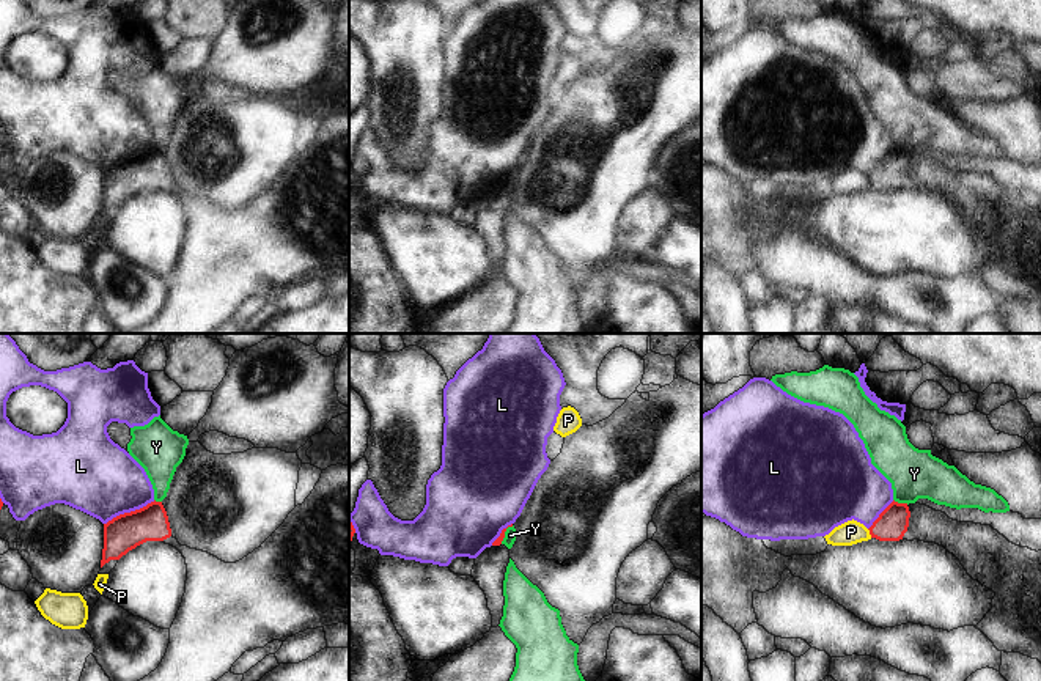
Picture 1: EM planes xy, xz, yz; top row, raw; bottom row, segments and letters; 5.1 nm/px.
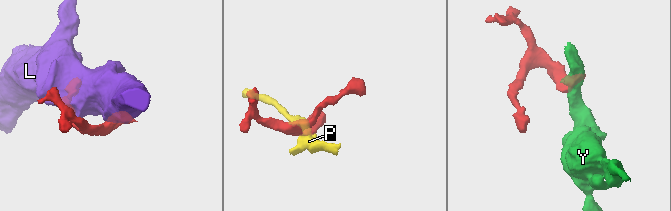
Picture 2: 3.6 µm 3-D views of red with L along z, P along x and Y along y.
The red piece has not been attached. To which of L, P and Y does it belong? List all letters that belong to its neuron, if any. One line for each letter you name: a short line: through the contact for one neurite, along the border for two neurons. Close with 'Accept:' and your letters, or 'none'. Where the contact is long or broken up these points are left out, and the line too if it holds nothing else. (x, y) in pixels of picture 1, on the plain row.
Accept: none

